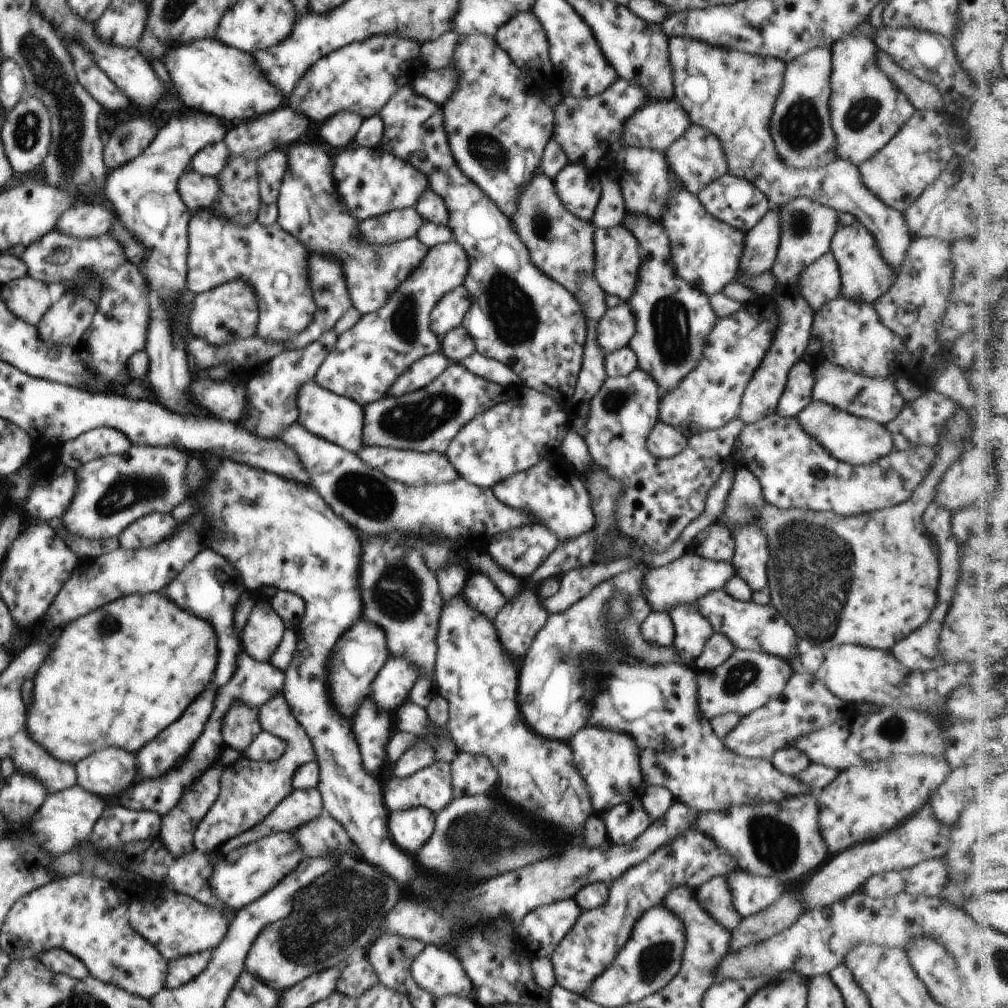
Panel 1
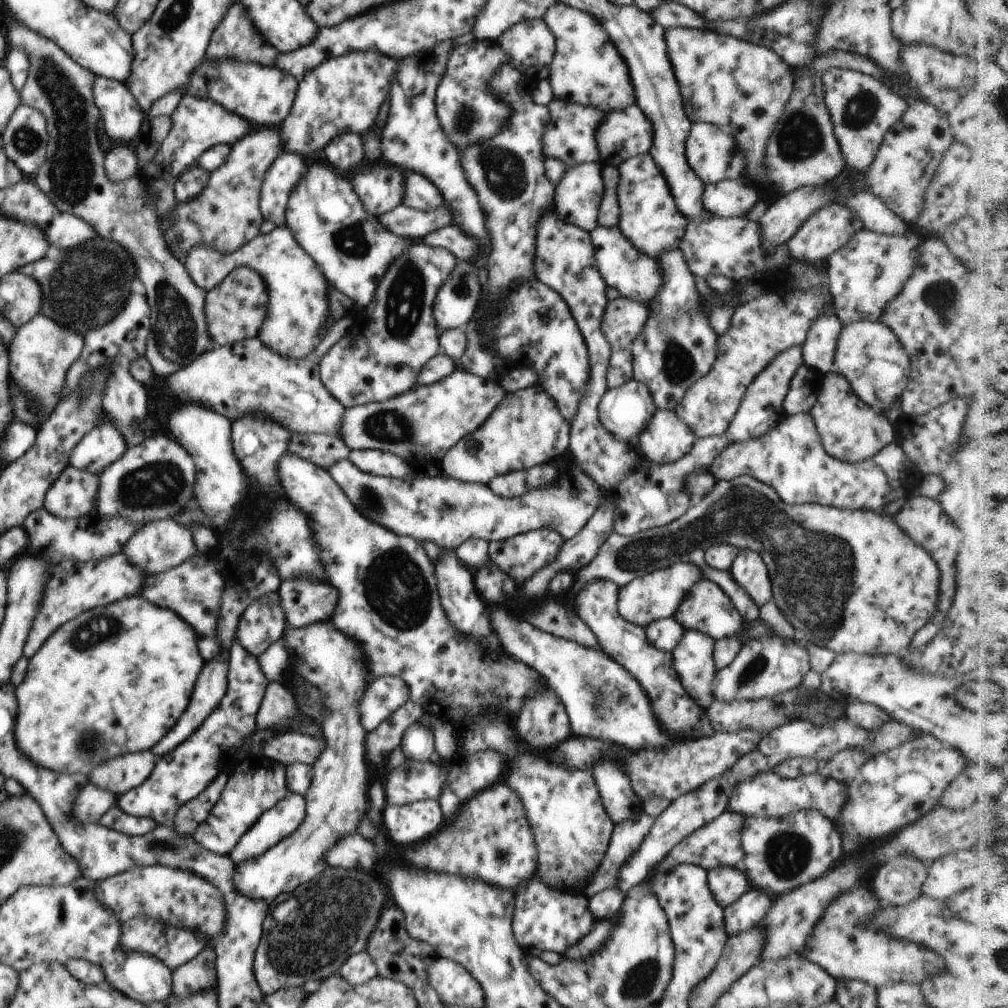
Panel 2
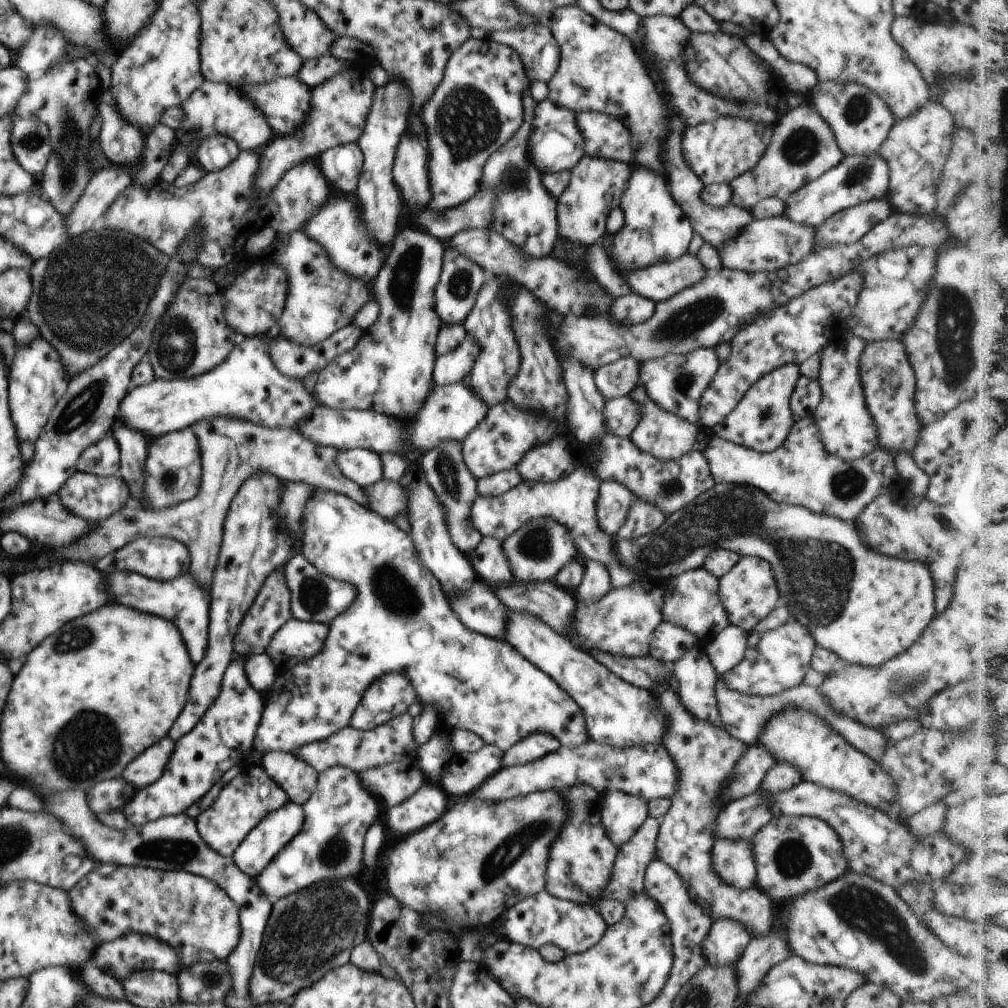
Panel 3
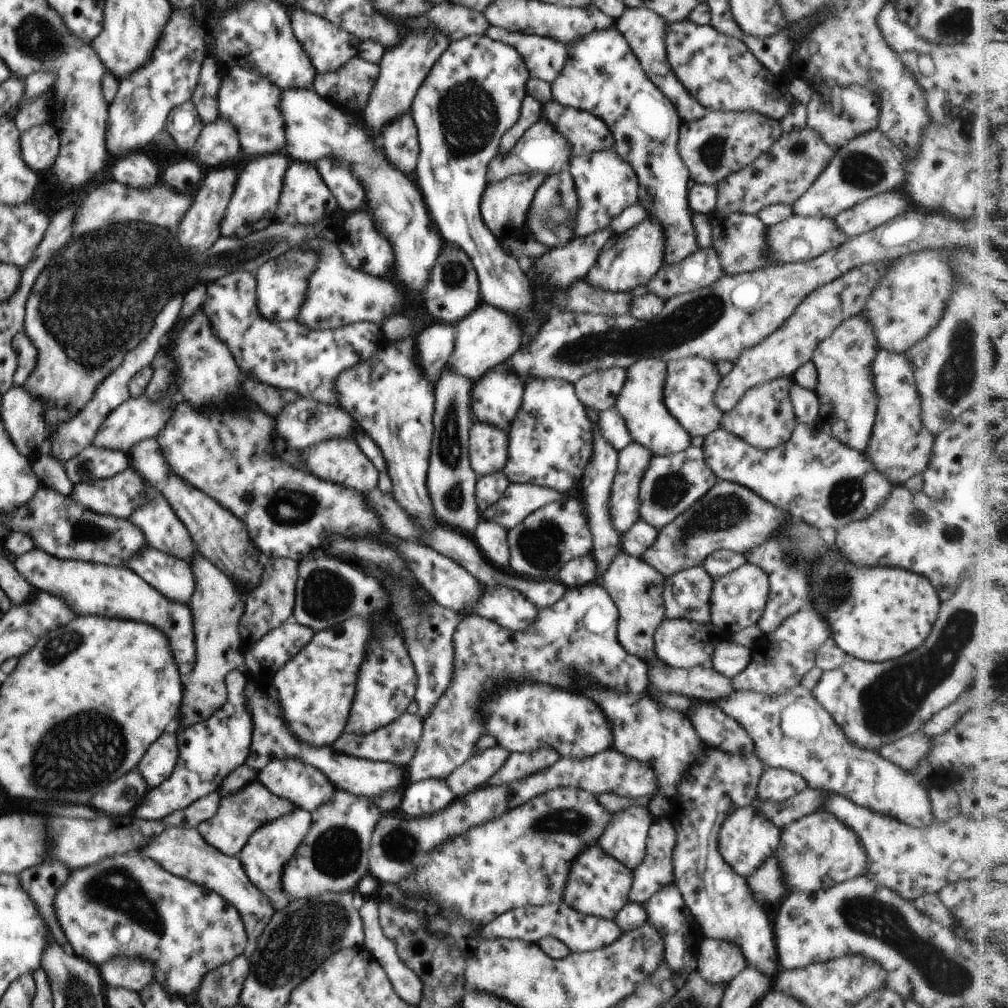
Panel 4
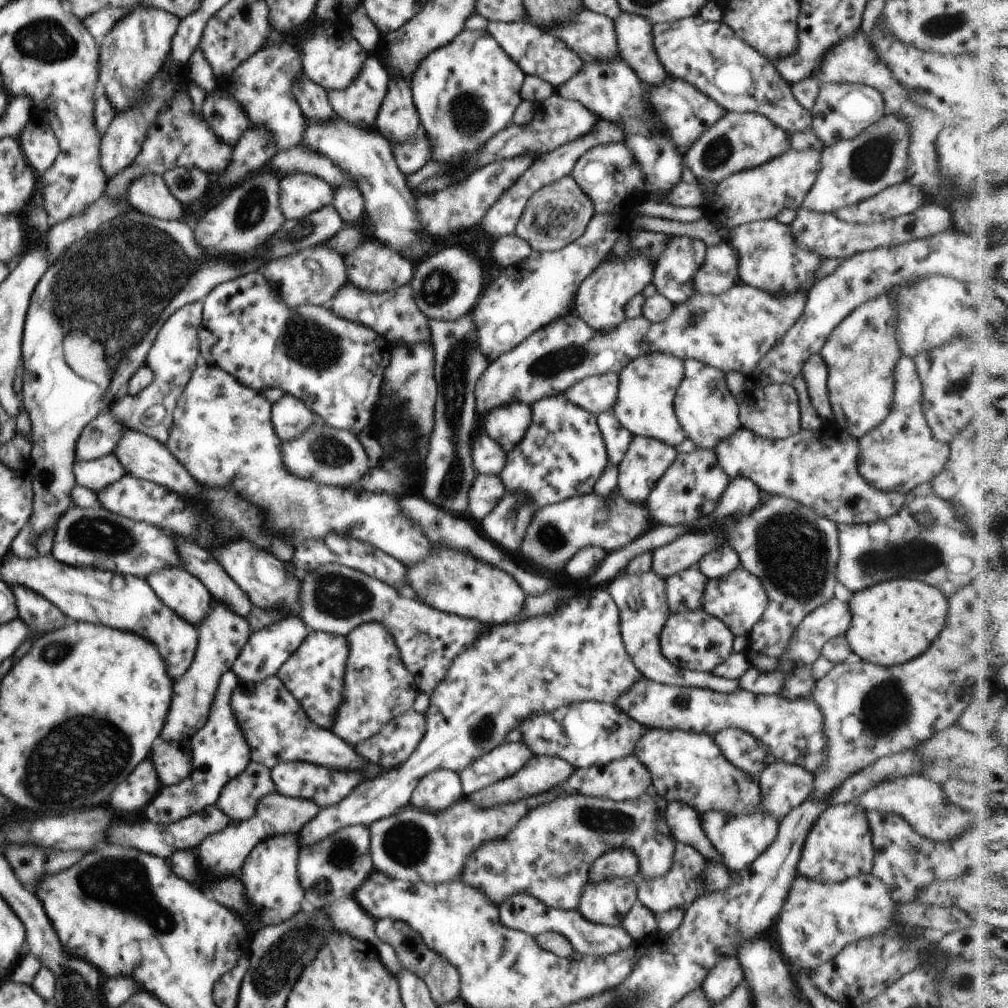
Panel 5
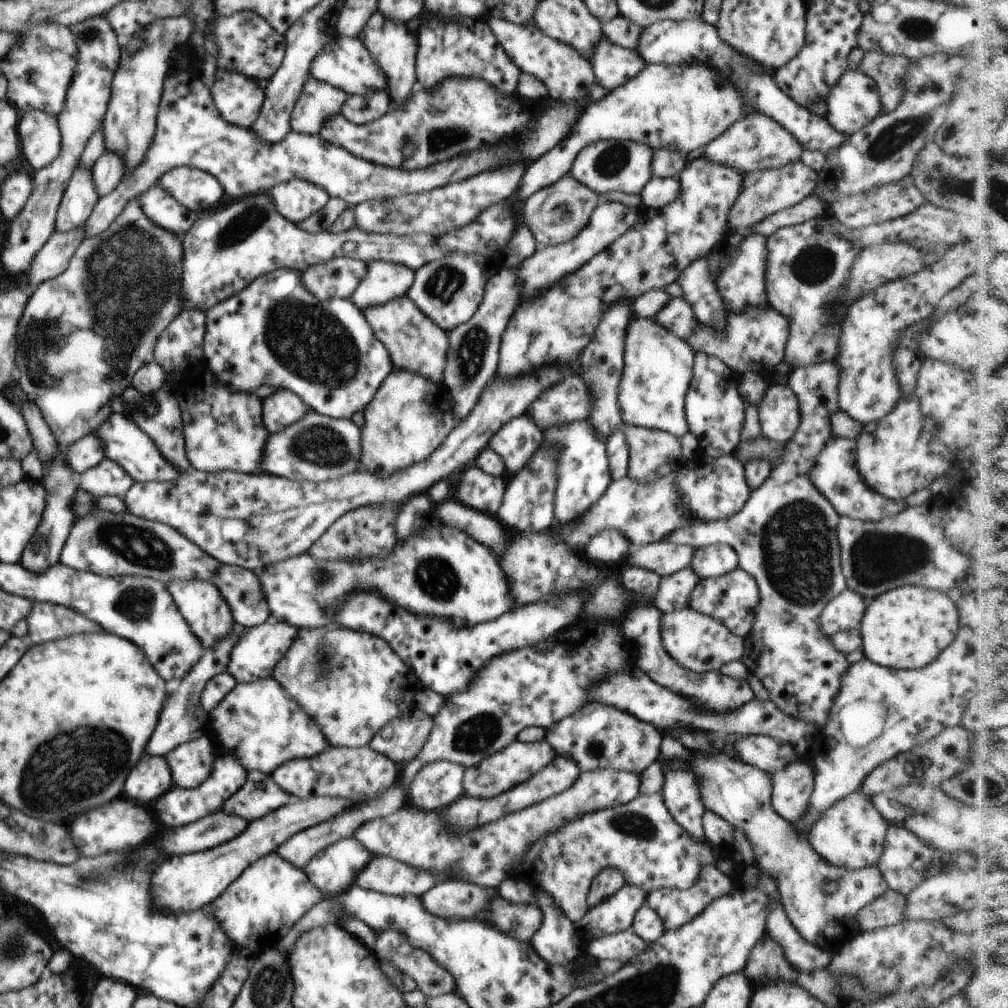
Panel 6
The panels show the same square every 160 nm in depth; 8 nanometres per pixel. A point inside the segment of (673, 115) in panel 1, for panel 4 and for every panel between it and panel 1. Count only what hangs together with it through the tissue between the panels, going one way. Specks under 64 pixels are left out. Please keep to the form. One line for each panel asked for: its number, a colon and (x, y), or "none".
2: (621, 135)
3: (605, 137)
4: (585, 132)

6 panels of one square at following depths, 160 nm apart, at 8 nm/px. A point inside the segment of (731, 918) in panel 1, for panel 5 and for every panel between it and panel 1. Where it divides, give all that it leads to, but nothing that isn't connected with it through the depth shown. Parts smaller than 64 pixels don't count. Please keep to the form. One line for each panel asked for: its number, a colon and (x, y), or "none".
2: (727, 884)
3: (733, 860)
4: (747, 837)
5: (739, 840)

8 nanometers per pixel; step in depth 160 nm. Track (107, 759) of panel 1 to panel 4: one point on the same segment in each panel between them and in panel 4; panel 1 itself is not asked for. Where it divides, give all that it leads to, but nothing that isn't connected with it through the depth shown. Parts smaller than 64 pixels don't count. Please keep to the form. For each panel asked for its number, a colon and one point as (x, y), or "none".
2: (119, 775)
3: (147, 767)
4: (158, 762)

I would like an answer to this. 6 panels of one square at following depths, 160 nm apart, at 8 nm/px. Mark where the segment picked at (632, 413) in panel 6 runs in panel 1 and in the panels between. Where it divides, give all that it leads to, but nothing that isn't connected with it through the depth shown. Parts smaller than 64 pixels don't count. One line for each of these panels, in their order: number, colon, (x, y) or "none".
1: (665, 441)
2: (666, 438)
3: (665, 435)
4: (640, 403)
5: (647, 385)

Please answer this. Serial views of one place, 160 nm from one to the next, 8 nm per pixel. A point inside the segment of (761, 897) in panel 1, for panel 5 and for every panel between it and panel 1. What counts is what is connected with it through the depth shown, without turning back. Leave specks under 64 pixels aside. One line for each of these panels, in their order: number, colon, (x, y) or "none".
2: (747, 912)
3: (727, 939)
4: (718, 962)
5: (726, 975)

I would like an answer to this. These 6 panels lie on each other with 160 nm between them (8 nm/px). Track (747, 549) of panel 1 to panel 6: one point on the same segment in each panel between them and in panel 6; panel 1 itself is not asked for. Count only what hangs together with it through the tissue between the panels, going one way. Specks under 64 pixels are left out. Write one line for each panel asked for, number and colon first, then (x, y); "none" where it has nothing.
2: (749, 570)
3: (749, 592)
4: (738, 599)
5: (738, 600)
6: (732, 599)

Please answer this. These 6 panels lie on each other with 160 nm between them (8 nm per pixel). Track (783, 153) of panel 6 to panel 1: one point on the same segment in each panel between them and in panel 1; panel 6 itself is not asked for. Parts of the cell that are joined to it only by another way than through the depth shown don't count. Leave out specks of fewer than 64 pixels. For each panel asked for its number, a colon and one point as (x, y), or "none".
1: (697, 157)
2: (713, 154)
3: (718, 151)
4: (715, 146)
5: (738, 141)

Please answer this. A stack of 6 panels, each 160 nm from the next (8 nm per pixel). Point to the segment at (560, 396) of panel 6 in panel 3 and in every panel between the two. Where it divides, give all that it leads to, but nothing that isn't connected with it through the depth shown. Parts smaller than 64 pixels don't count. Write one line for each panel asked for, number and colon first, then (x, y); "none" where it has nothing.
3: (617, 379)
4: (599, 391)
5: (596, 394)

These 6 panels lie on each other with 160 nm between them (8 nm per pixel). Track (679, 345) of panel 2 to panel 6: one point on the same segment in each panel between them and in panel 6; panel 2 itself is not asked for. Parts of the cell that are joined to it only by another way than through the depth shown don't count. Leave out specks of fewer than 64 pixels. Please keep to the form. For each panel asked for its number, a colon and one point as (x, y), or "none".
3: (676, 383)
4: (690, 385)
5: (707, 411)
6: (714, 411)

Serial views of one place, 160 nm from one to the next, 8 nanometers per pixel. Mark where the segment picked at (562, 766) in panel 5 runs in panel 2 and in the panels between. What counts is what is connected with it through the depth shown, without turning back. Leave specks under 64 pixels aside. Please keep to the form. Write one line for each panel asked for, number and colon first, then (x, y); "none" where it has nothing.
2: (542, 723)
3: (532, 748)
4: (518, 766)

